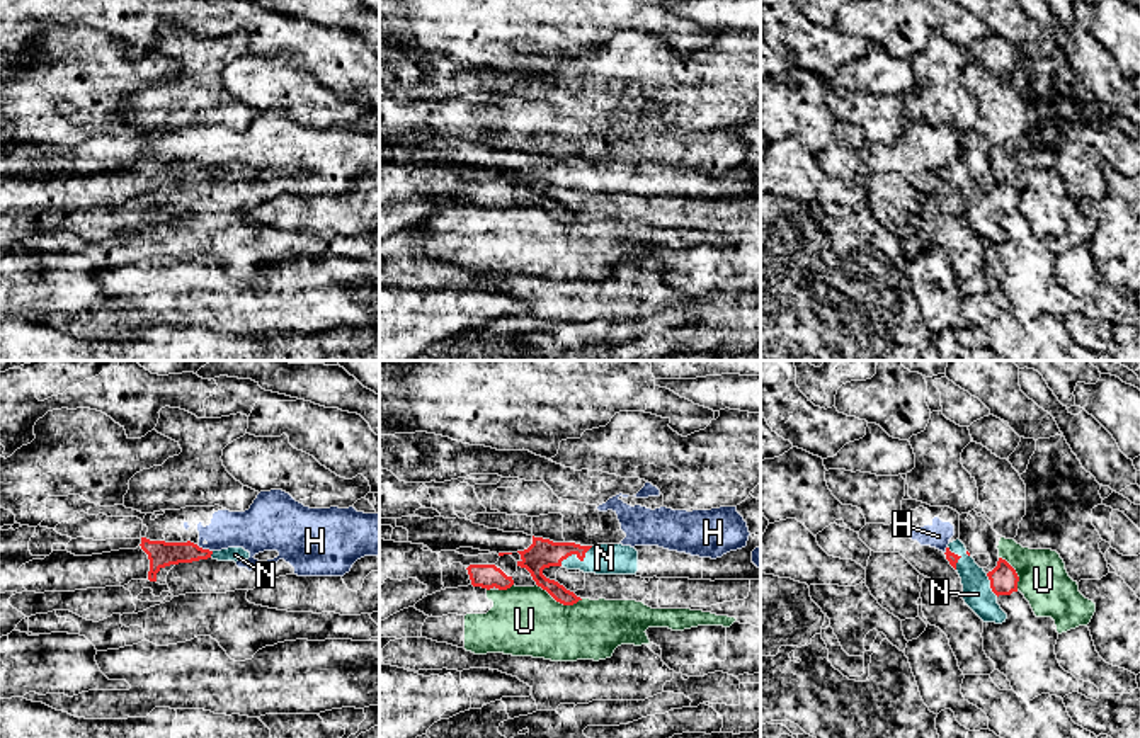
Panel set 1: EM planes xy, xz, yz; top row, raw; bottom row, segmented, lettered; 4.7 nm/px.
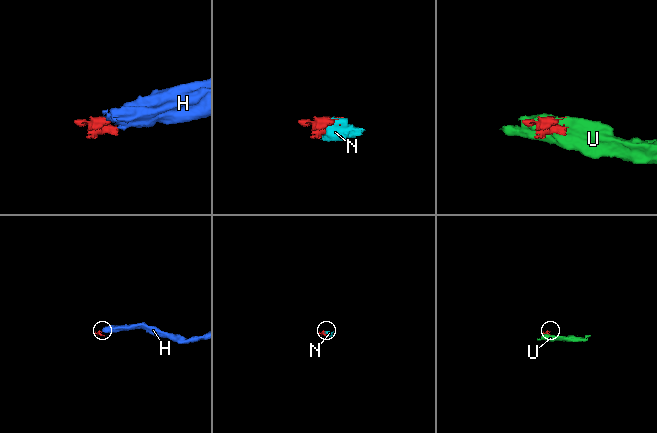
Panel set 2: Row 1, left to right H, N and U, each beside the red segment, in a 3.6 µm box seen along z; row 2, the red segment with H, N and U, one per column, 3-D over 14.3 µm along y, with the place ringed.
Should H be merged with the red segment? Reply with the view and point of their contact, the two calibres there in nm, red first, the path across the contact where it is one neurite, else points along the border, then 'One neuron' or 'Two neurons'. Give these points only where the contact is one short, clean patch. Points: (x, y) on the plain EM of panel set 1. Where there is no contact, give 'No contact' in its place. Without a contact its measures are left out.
Touches red at xy (205, 169). Thickness 120 nm (red) against 200 nm. Boundary: xy (196, 164), (211, 170). Two neurons

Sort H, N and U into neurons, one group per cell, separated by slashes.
H / N / U

